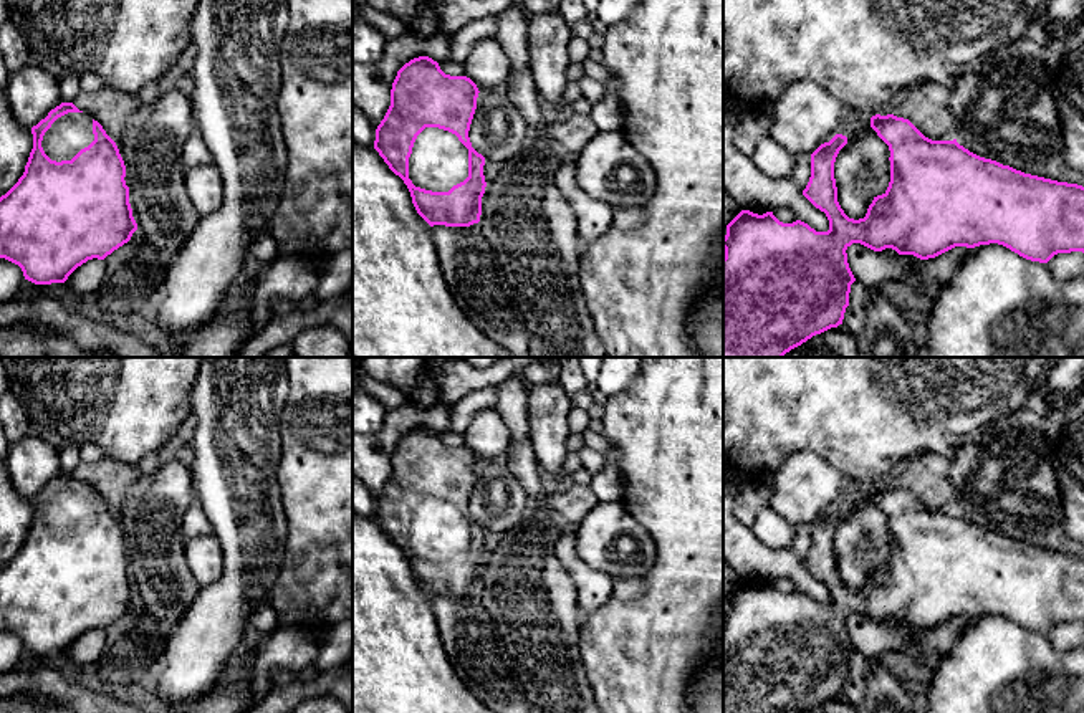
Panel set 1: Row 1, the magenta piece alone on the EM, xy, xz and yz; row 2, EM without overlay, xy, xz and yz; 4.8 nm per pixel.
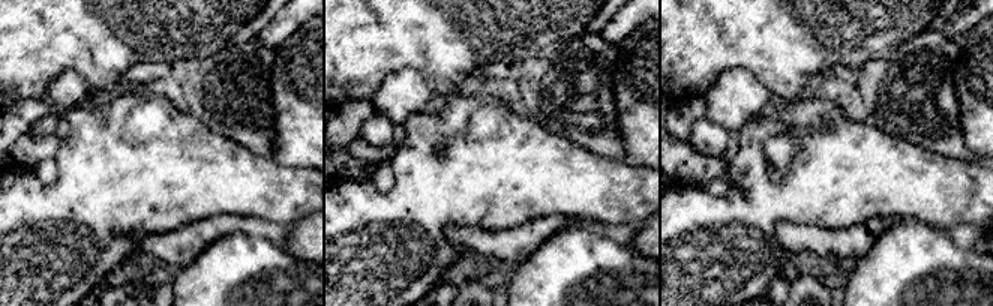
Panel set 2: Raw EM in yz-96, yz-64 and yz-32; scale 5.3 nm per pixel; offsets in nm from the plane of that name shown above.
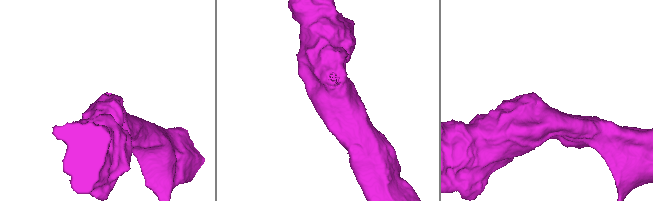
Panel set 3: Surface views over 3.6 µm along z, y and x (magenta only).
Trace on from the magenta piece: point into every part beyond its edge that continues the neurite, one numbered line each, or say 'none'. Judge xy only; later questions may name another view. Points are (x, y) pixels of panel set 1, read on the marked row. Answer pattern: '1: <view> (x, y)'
1: xy (68, 134)

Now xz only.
1: xz (439, 161)

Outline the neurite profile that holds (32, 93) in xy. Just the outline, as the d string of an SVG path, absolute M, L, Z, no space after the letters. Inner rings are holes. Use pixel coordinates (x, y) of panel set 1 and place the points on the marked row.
M28 63L10 74L5 88L8 106L18 124L36 126L51 109L60 106L60 81L41 65Z

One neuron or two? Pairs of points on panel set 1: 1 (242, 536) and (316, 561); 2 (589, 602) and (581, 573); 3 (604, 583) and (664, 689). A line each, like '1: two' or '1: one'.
1: two
2: one
3: two

